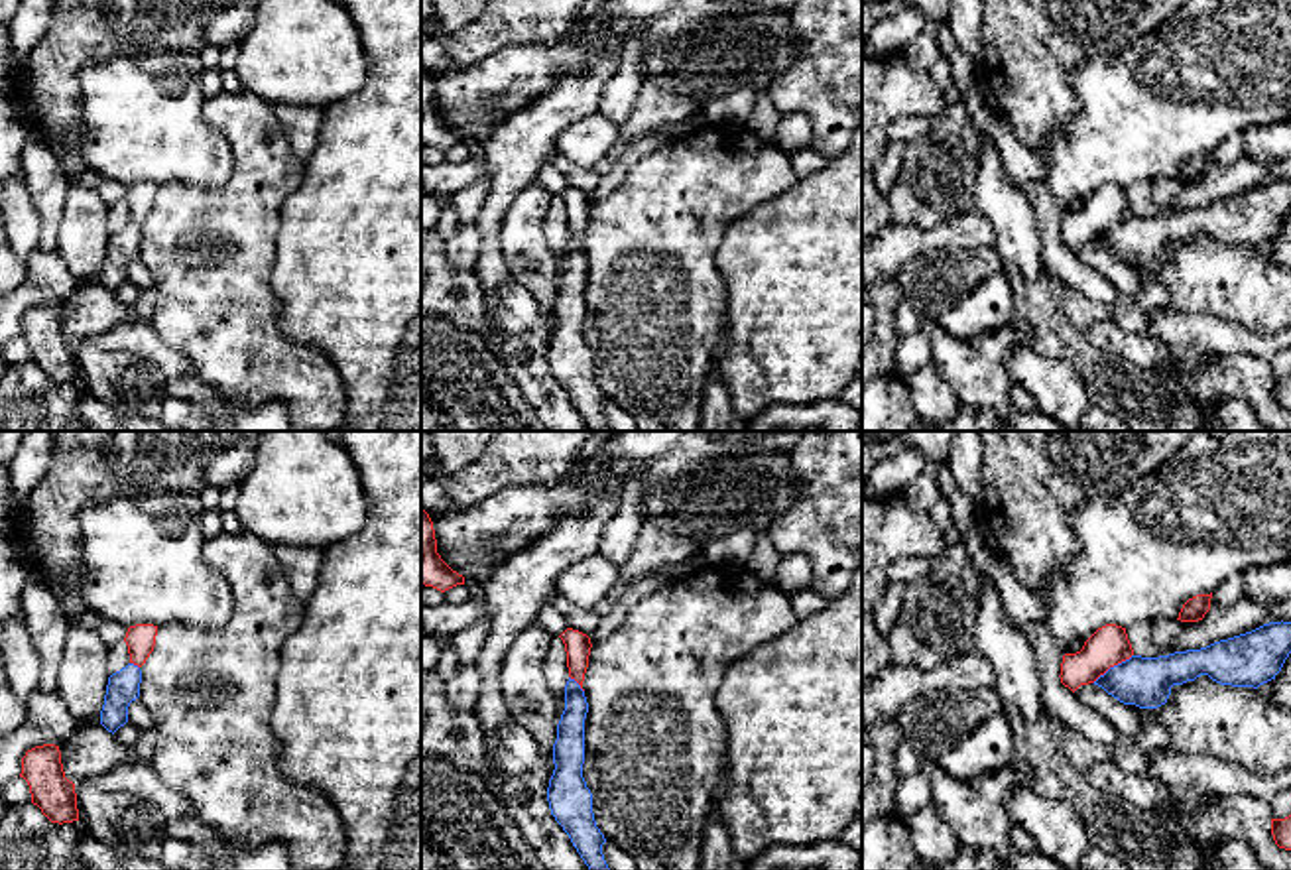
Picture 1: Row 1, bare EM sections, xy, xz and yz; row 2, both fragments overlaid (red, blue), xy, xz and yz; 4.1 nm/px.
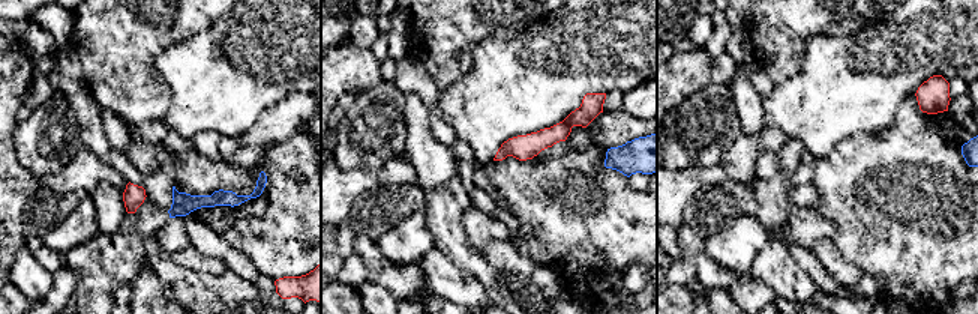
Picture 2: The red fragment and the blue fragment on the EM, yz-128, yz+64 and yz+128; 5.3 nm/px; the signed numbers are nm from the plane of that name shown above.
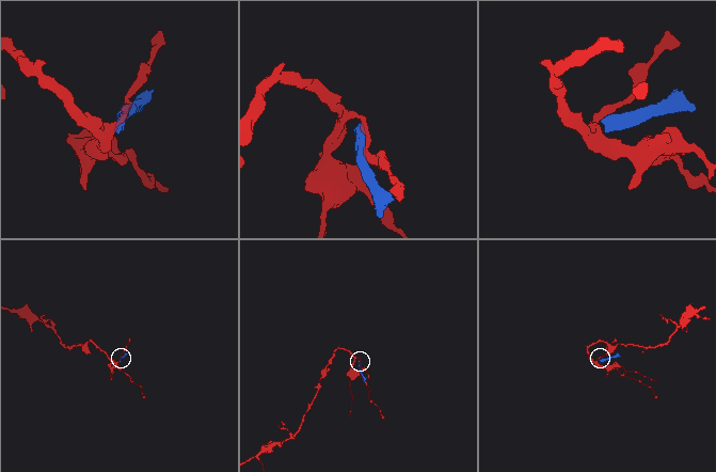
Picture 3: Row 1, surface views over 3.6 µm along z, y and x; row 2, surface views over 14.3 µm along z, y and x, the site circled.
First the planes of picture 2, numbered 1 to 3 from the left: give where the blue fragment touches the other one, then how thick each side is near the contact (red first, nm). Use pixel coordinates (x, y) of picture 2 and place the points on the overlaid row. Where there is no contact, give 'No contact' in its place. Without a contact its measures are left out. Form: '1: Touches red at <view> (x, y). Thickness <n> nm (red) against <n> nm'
1: No contact
2: No contact
3: No contact

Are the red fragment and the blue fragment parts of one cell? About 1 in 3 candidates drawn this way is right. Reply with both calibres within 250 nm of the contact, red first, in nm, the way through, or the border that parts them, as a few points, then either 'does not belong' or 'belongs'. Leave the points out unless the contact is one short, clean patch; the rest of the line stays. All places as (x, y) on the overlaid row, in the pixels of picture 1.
160 nm thick on the red side, 200 nm on the other; border along yz (1132, 654), (1093, 682); does not belong

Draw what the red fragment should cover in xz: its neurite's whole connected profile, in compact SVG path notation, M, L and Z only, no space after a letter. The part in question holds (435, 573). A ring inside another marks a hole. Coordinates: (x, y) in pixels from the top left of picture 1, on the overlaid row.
M421 508L421 585L441 592L464 585L464 577L453 571L437 553L435 529L429 514Z

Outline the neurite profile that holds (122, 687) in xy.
M128 663L108 677L100 724L108 732L116 732L128 722L128 707L140 697L142 669Z

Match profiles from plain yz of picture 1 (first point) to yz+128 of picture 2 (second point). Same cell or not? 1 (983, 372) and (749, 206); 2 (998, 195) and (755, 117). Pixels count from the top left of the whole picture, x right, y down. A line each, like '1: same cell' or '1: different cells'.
1: different cells
2: same cell

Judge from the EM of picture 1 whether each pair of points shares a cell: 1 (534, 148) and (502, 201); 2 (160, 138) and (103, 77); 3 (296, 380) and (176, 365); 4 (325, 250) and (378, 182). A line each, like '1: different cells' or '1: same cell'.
1: same cell
2: same cell
3: different cells
4: same cell

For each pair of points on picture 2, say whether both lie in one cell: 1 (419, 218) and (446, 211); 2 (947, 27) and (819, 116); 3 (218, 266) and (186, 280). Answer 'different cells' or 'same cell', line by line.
1: different cells
2: same cell
3: different cells

